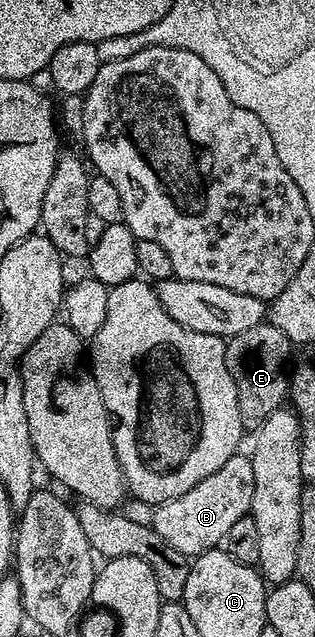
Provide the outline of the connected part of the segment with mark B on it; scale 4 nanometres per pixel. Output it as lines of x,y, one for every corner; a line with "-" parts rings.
235,454
228,458
228,462
224,462
224,466
220,466
220,470
216,470
216,474
208,474
204,482
196,482
188,494
180,494
180,498
172,498
157,505
153,509
152,527
156,534
160,534
160,538
164,538
164,542
168,542
168,546
180,550
180,554
191,558
202,556
225,541
236,518
250,515
252,485
252,462
249,455

